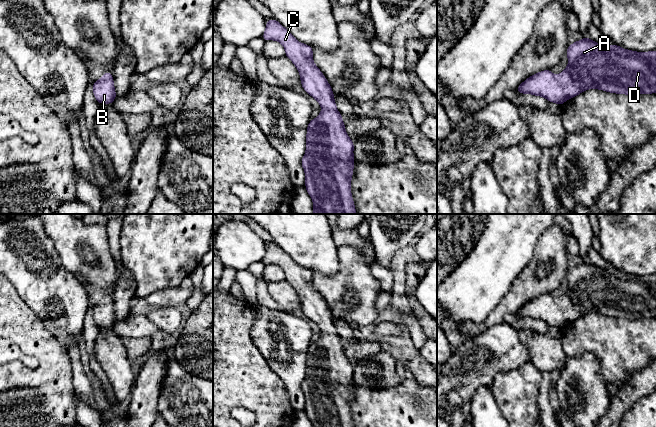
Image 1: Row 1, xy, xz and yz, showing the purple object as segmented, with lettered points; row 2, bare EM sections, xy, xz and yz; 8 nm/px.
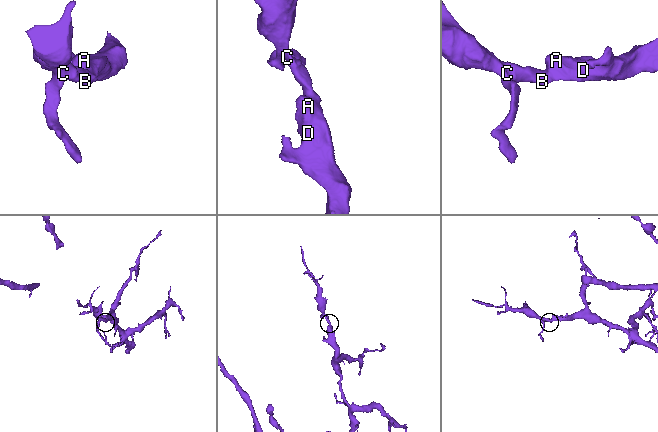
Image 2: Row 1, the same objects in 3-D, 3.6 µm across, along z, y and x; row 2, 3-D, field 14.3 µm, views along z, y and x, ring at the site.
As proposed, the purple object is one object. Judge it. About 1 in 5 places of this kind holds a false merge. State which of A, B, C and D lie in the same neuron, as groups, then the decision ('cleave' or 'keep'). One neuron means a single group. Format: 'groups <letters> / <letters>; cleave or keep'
groups A B C D; keep

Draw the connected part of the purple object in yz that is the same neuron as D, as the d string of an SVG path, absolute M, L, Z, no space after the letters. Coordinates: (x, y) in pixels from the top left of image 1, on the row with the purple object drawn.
M588 37L568 45L566 51L568 57L568 66L558 75L554 75L549 70L540 71L522 82L515 91L521 94L532 94L541 96L549 102L562 106L567 99L571 99L588 89L599 89L610 93L626 94L633 96L635 94L656 94L656 51L636 52L627 50L618 45L599 44Z

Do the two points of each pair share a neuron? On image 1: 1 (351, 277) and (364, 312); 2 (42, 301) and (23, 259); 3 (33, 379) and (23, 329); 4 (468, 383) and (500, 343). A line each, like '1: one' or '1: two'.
1: one
2: one
3: one
4: one

